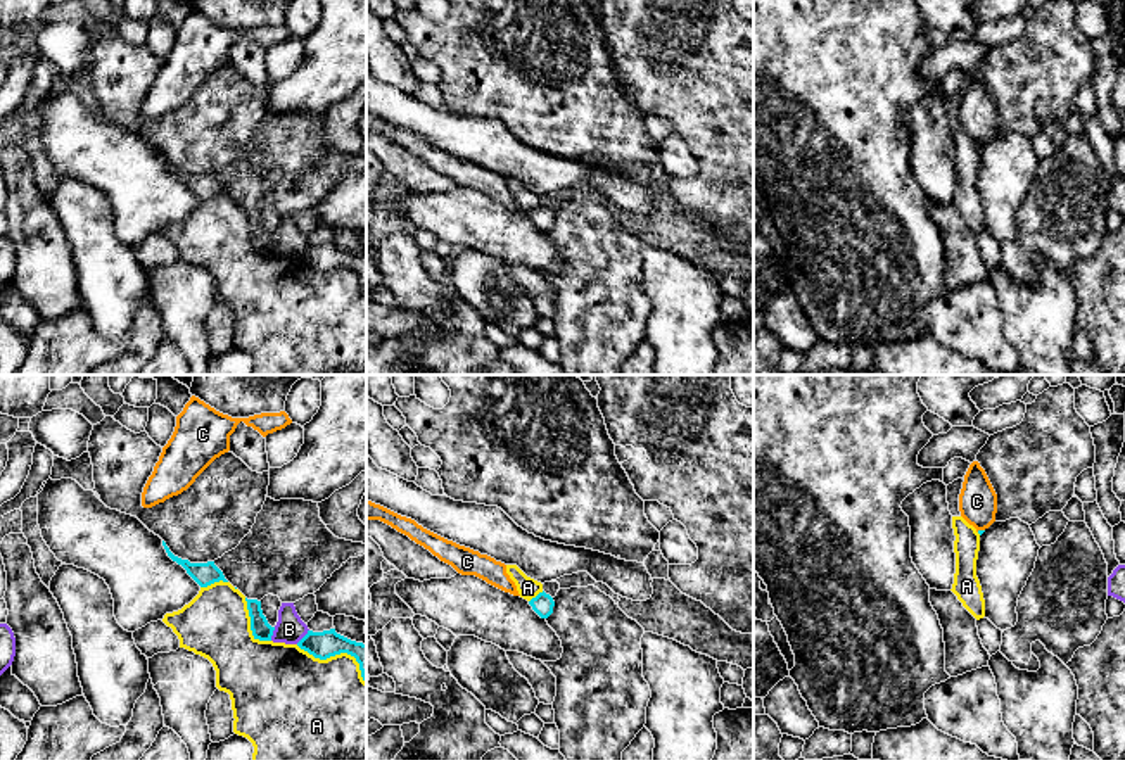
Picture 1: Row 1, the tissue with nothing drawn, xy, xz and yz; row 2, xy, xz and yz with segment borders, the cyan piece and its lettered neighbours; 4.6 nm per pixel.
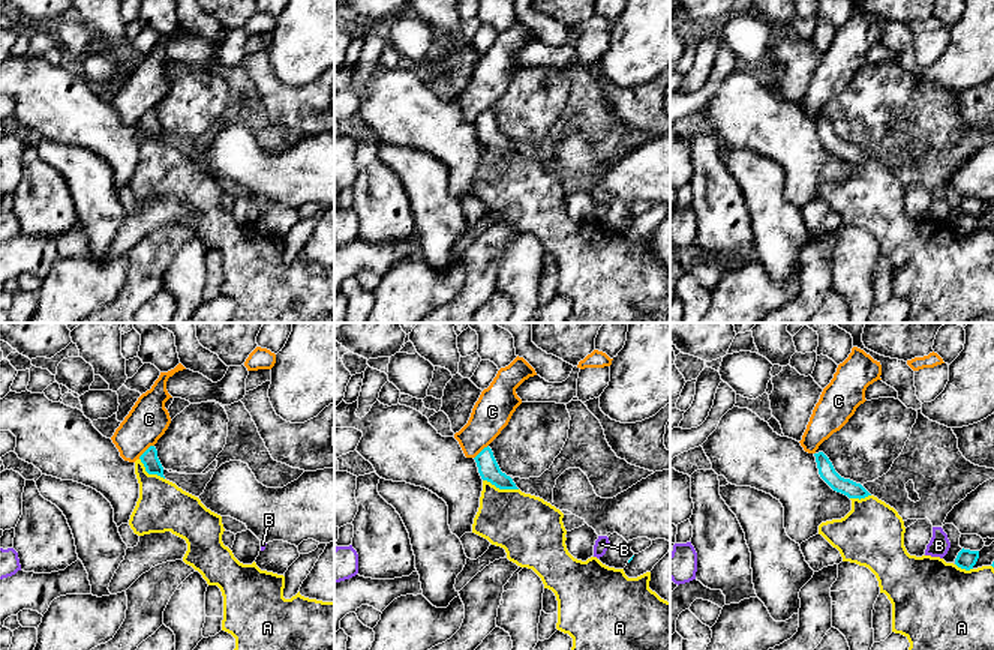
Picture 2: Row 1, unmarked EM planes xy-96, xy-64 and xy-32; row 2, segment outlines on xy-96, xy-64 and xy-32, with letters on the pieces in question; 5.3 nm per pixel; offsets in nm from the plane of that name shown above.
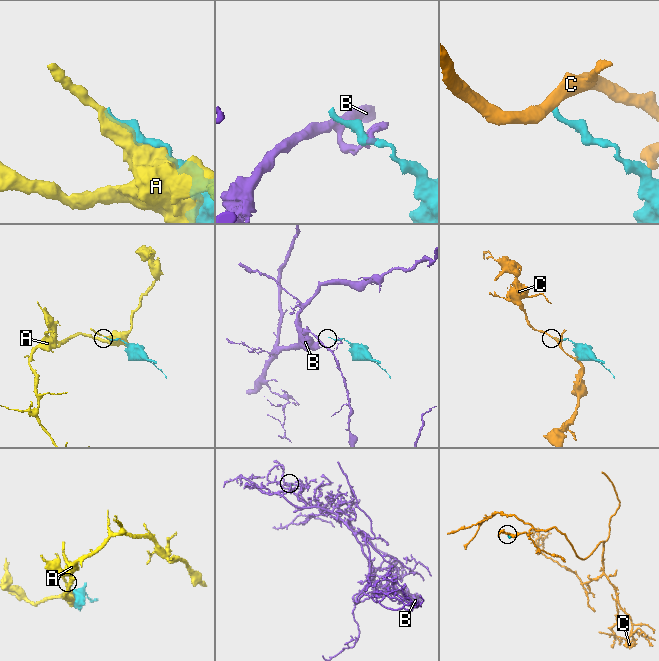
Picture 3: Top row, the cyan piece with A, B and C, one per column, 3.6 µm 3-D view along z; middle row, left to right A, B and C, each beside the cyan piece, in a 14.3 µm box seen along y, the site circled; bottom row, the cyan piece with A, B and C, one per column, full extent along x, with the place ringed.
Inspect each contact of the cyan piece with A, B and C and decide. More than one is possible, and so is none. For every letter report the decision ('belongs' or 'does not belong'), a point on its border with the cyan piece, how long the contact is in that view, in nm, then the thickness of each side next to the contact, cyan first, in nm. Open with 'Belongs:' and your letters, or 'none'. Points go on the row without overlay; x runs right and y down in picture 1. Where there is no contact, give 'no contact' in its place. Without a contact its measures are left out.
Belongs: none
A: does not belong | xy (337, 266) | 380 nm | 130/440 nm
B: does not belong | xy (305, 249) | 90 nm | 130/140 nm
C: does not belong | yz (980, 144) | 40 nm | 20/180 nm

